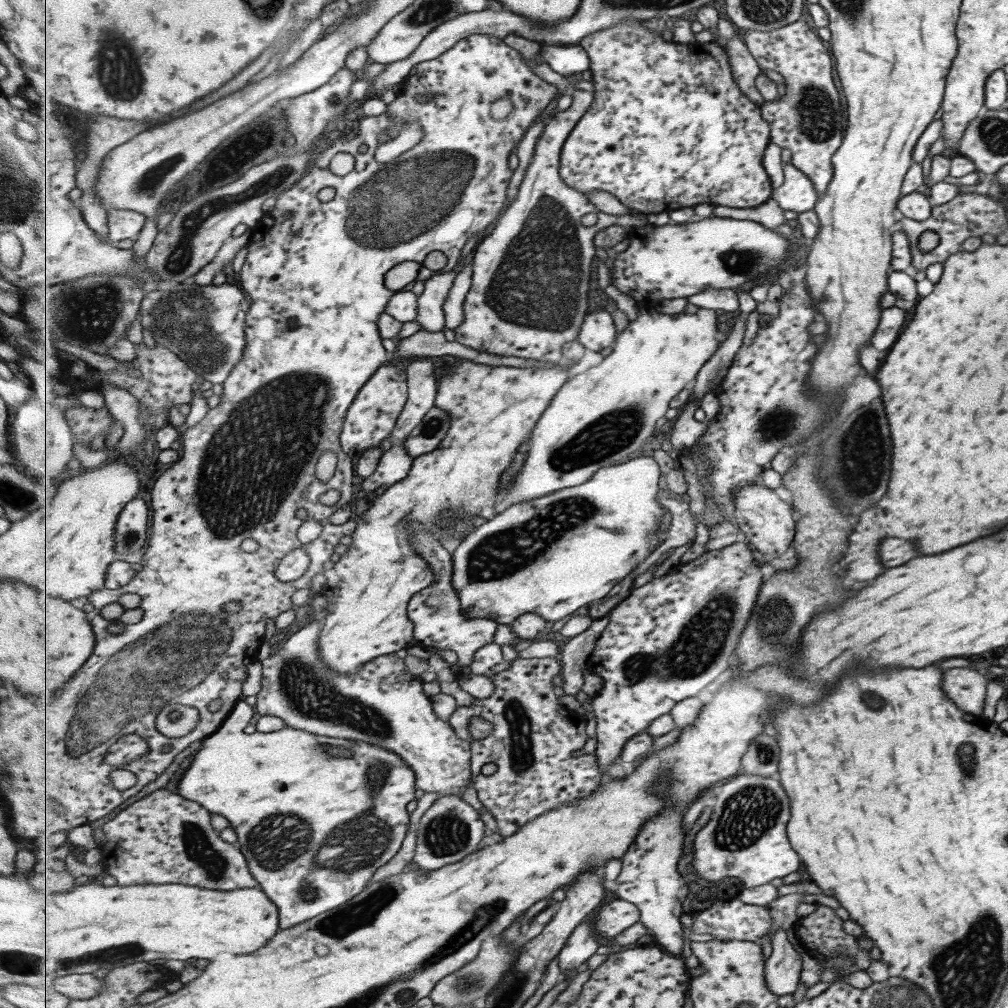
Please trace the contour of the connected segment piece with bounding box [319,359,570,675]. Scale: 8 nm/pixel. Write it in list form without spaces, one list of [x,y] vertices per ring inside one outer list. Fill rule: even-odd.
[[[470,359],[461,360],[457,366],[451,367],[442,378],[441,384],[438,384],[436,406],[446,410],[452,418],[451,428],[444,436],[443,442],[441,442],[433,452],[415,457],[410,473],[401,480],[401,482],[388,488],[381,496],[370,499],[369,507],[362,515],[353,516],[358,525],[356,531],[351,536],[351,544],[337,562],[326,567],[324,575],[327,578],[327,583],[320,593],[329,600],[330,609],[329,614],[323,620],[323,629],[320,634],[319,646],[322,659],[335,670],[336,673],[342,675],[356,675],[367,662],[374,661],[375,658],[382,657],[383,655],[393,654],[397,652],[397,650],[403,650],[403,648],[407,650],[409,646],[411,646],[411,641],[414,640],[415,623],[409,620],[409,616],[407,616],[407,606],[409,606],[411,598],[413,598],[417,592],[421,592],[423,588],[427,588],[427,586],[436,583],[436,574],[433,567],[429,564],[429,561],[416,551],[416,546],[411,540],[412,534],[410,524],[407,522],[418,520],[419,522],[423,522],[429,530],[442,536],[440,540],[446,538],[446,540],[455,540],[456,543],[460,542],[459,538],[461,538],[461,536],[465,536],[467,532],[473,530],[473,526],[475,526],[475,522],[477,522],[477,516],[483,512],[485,504],[497,494],[497,488],[499,488],[499,484],[501,484],[501,476],[505,474],[505,470],[513,465],[519,448],[529,440],[529,436],[531,436],[533,428],[537,426],[541,414],[549,408],[549,404],[551,404],[551,401],[554,401],[557,392],[559,392],[563,386],[566,386],[566,383],[570,380],[569,367],[565,368],[565,366],[537,366],[537,368],[509,368],[509,366],[499,366],[499,368],[493,368],[493,366],[479,364]],[[444,510],[452,510],[452,512],[454,512],[454,520],[456,520],[454,525],[447,525],[444,527],[436,523],[438,522],[438,516],[440,516]]]

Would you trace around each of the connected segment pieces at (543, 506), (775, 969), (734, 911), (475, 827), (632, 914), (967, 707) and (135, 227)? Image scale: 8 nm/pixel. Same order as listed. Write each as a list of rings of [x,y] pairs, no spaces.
[[[640,455],[630,462],[599,469],[593,478],[583,486],[575,486],[575,488],[569,488],[569,490],[559,490],[559,494],[543,496],[543,498],[537,498],[535,502],[515,504],[515,506],[507,508],[505,512],[501,512],[495,520],[489,520],[487,524],[477,528],[475,532],[470,533],[469,538],[466,536],[465,540],[459,543],[453,552],[453,582],[455,588],[459,591],[459,600],[461,600],[462,611],[465,616],[469,618],[488,618],[489,620],[497,621],[499,624],[509,626],[524,614],[537,613],[554,623],[563,620],[565,616],[573,614],[575,610],[583,608],[590,602],[605,598],[619,582],[629,576],[629,573],[633,572],[648,556],[651,556],[651,553],[655,552],[662,543],[659,540],[659,524],[661,524],[661,518],[665,516],[667,508],[661,504],[661,501],[657,500],[660,494],[659,482],[661,482],[661,468],[659,468],[657,460]]]
[[[777,929],[777,934],[772,940],[773,951],[768,959],[766,959],[766,979],[769,988],[779,996],[785,994],[793,994],[799,988],[800,980],[803,972],[803,957],[802,954],[789,942],[787,932],[790,929]]]
[[[741,900],[719,901],[696,917],[692,932],[709,934],[719,942],[759,942],[774,925],[768,905],[744,904]]]
[[[445,795],[440,797],[427,810],[417,830],[417,848],[413,862],[420,869],[438,870],[445,866],[464,860],[475,852],[479,842],[485,838],[485,822],[479,812],[462,800],[461,795]]]
[[[613,899],[601,906],[595,915],[595,932],[606,939],[615,939],[621,932],[640,921],[642,912],[632,902]]]
[[[951,668],[943,674],[941,690],[967,714],[981,715],[985,698],[985,678],[969,668]]]
[[[111,209],[108,212],[108,241],[116,244],[125,238],[135,240],[148,218],[136,210]]]

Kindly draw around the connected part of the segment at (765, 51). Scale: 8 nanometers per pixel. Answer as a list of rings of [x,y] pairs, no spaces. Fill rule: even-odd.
[[[803,19],[771,32],[749,29],[745,32],[745,41],[762,70],[774,70],[784,77],[785,94],[761,105],[763,119],[770,122],[771,140],[790,150],[792,163],[809,178],[820,197],[833,178],[831,158],[842,144],[843,118],[831,78],[828,46]]]

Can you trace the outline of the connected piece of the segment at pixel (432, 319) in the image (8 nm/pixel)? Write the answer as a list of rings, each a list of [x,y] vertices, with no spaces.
[[[473,236],[467,246],[463,248],[463,256],[459,260],[459,264],[453,268],[451,272],[437,272],[435,276],[426,280],[424,291],[419,295],[419,312],[417,322],[420,330],[429,330],[429,332],[445,331],[445,312],[443,306],[447,302],[447,296],[453,288],[453,282],[457,278],[457,274],[463,270],[464,257],[473,251],[480,241],[477,236]]]

